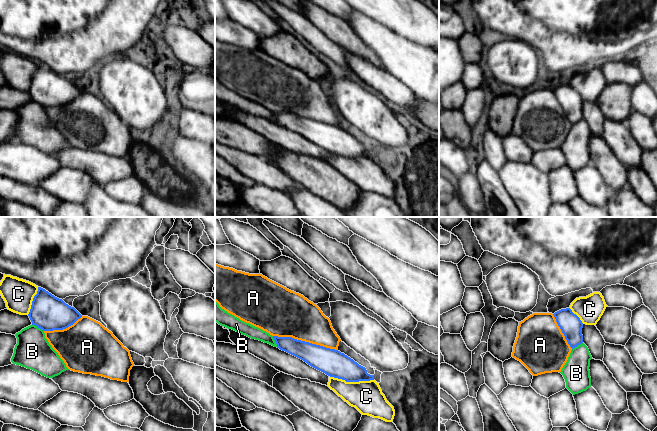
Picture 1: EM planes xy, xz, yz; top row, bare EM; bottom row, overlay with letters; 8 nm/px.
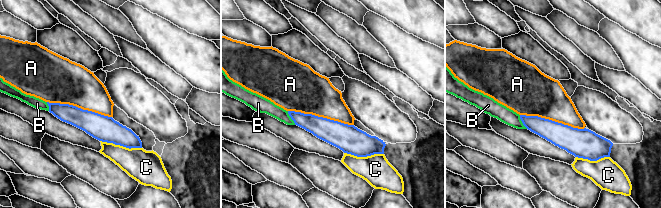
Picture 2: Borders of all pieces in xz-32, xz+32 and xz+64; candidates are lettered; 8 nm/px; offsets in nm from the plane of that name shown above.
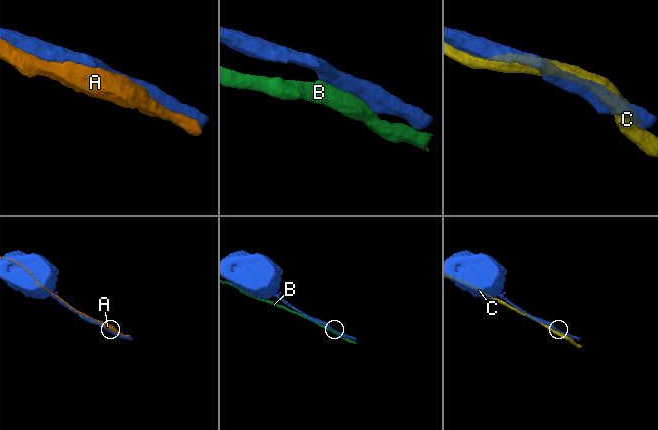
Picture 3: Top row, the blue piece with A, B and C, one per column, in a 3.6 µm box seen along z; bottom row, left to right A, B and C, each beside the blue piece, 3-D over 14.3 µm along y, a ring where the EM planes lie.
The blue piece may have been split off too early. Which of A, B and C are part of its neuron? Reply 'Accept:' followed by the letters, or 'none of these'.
Accept: none of these

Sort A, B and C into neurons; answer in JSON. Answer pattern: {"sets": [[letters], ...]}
{"sets": [["A"], ["B"], ["C"]]}

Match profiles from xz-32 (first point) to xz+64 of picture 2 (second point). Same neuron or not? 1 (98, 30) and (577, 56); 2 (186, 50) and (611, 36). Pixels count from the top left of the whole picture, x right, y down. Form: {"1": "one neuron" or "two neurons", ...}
{"1": "one neuron", "2": "one neuron"}

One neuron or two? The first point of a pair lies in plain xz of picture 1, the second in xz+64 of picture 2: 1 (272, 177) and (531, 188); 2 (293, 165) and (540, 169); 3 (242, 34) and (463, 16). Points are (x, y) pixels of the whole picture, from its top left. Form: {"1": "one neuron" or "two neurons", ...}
{"1": "one neuron", "2": "one neuron", "3": "two neurons"}

